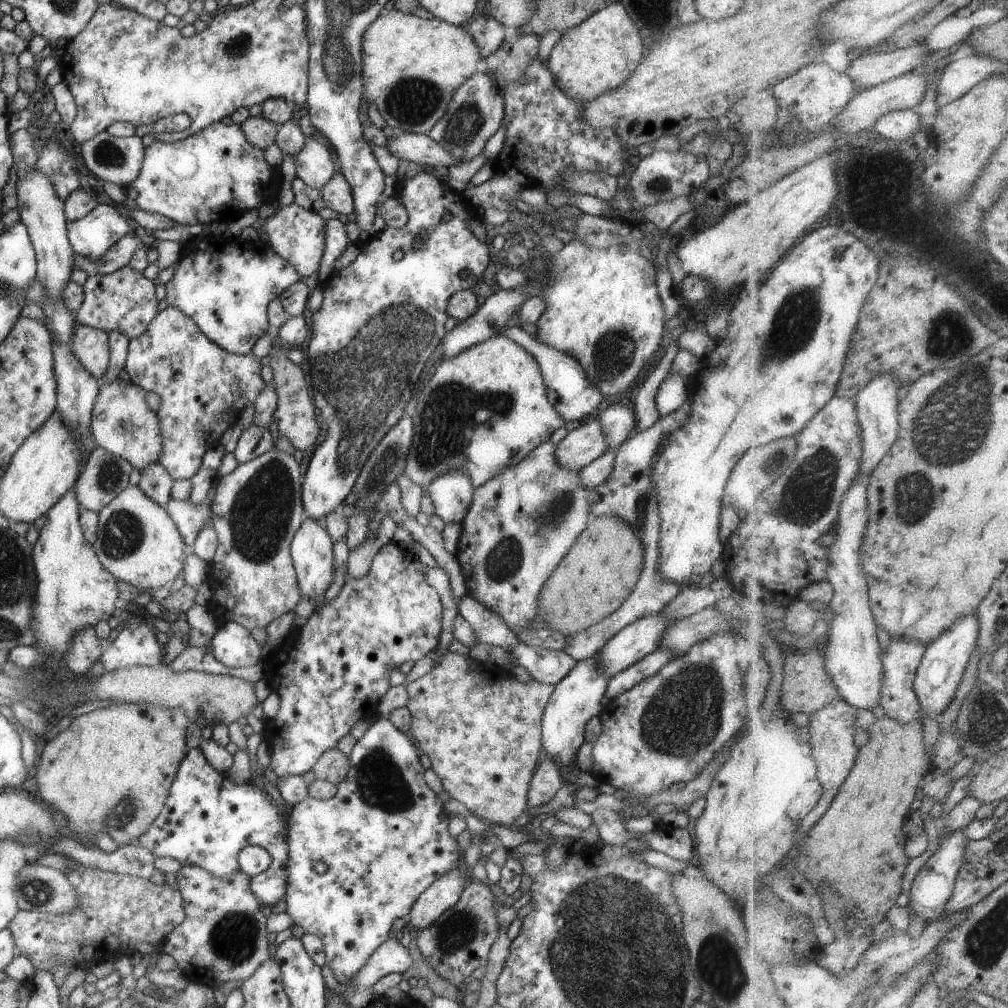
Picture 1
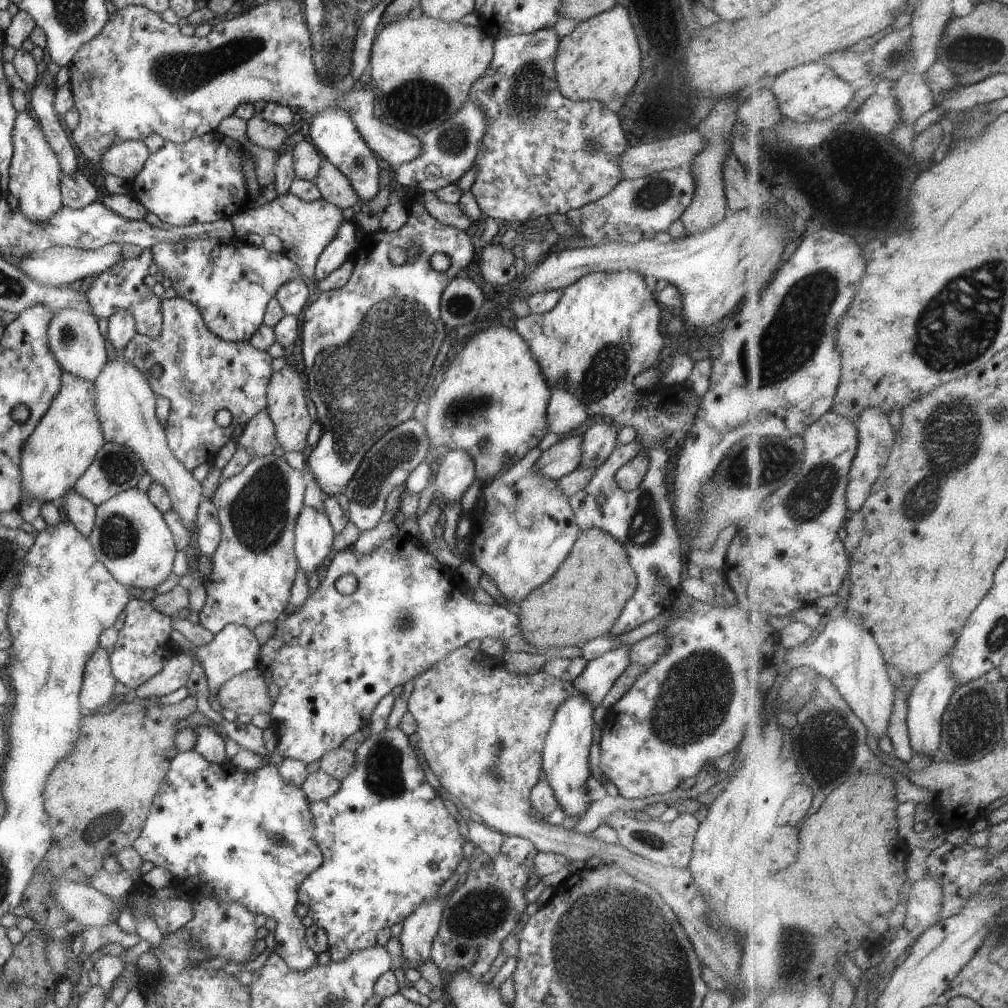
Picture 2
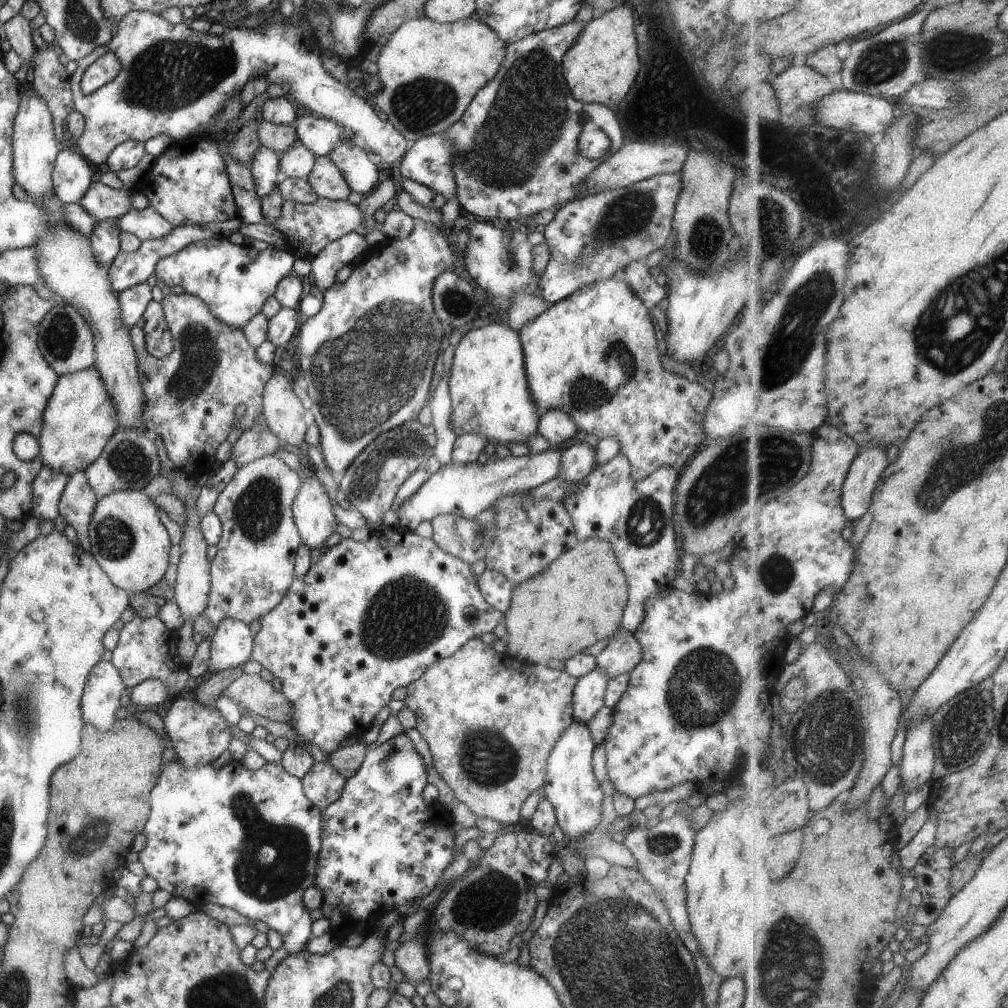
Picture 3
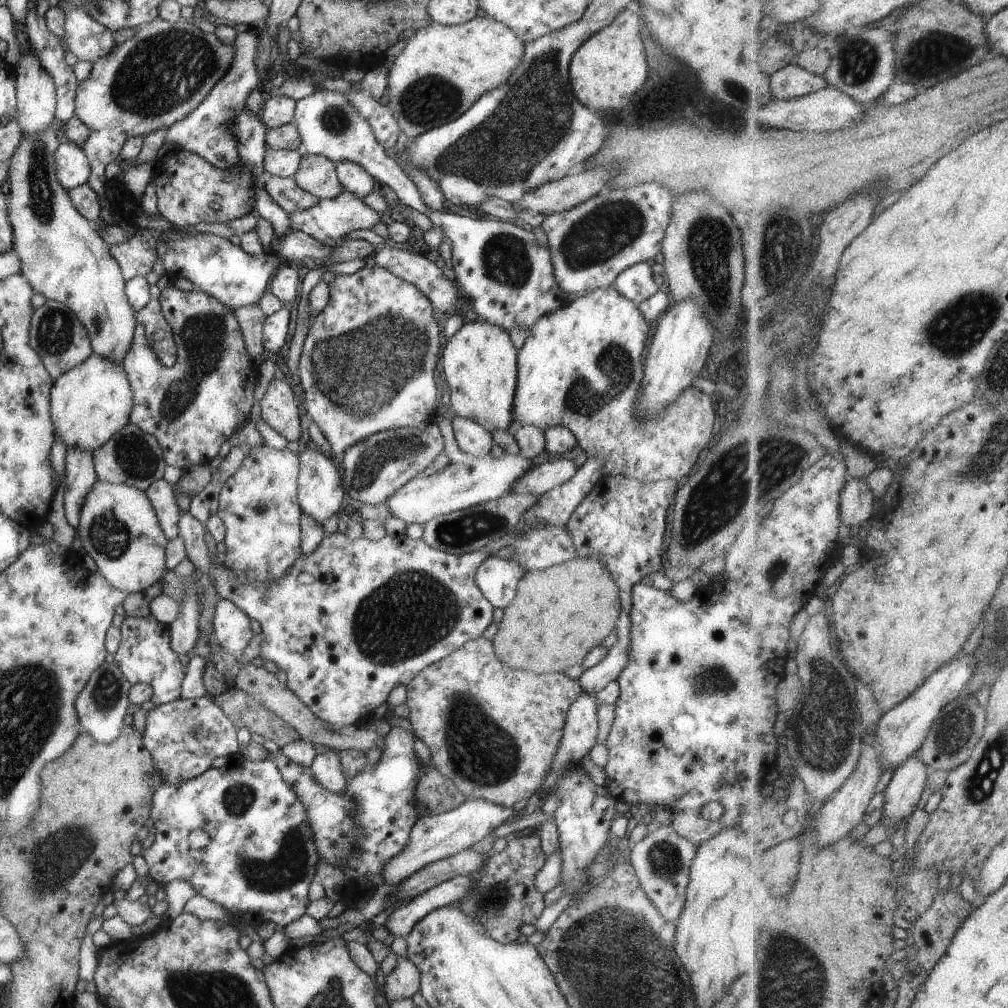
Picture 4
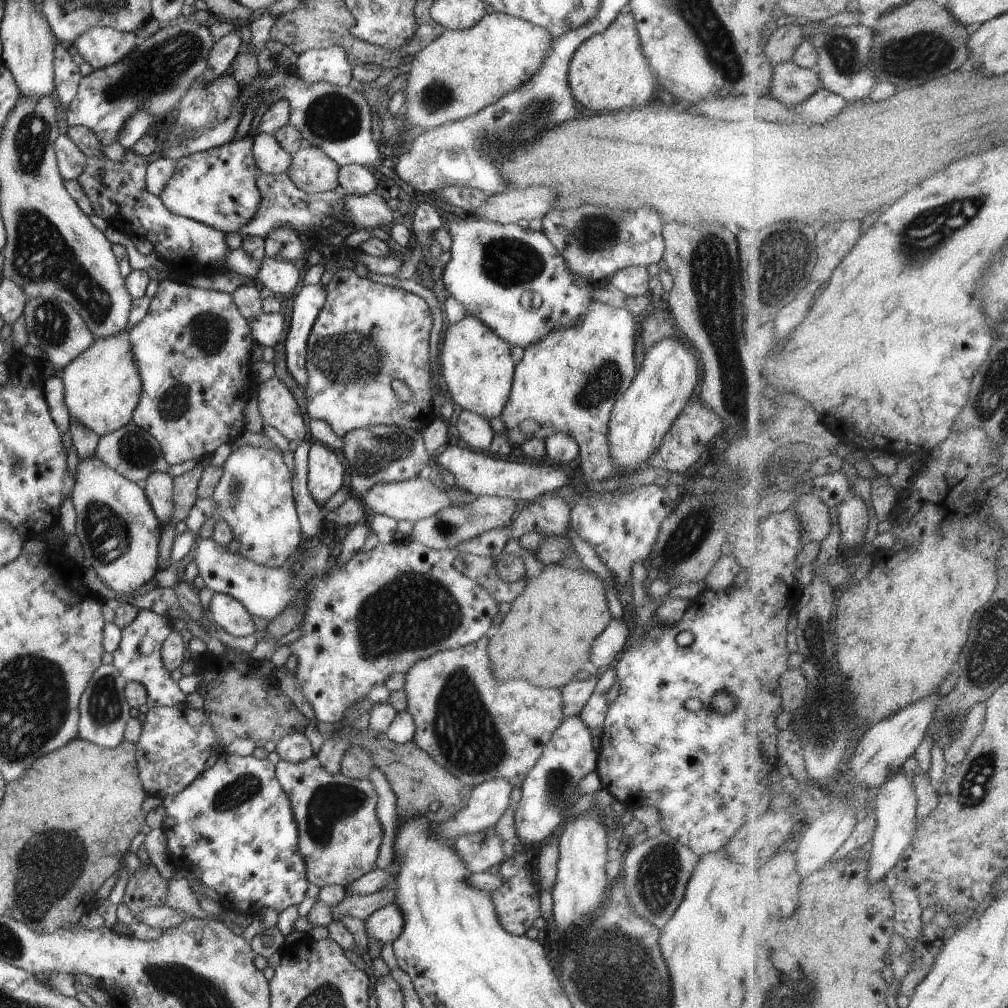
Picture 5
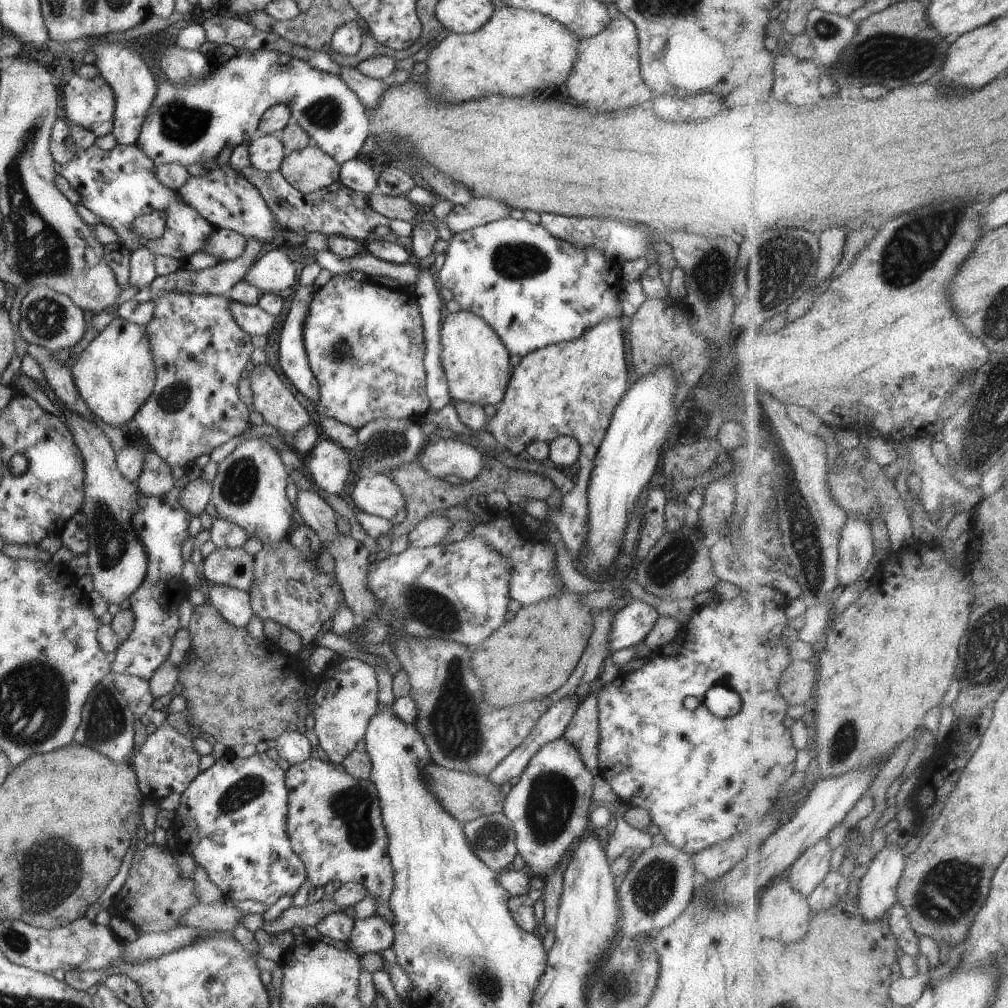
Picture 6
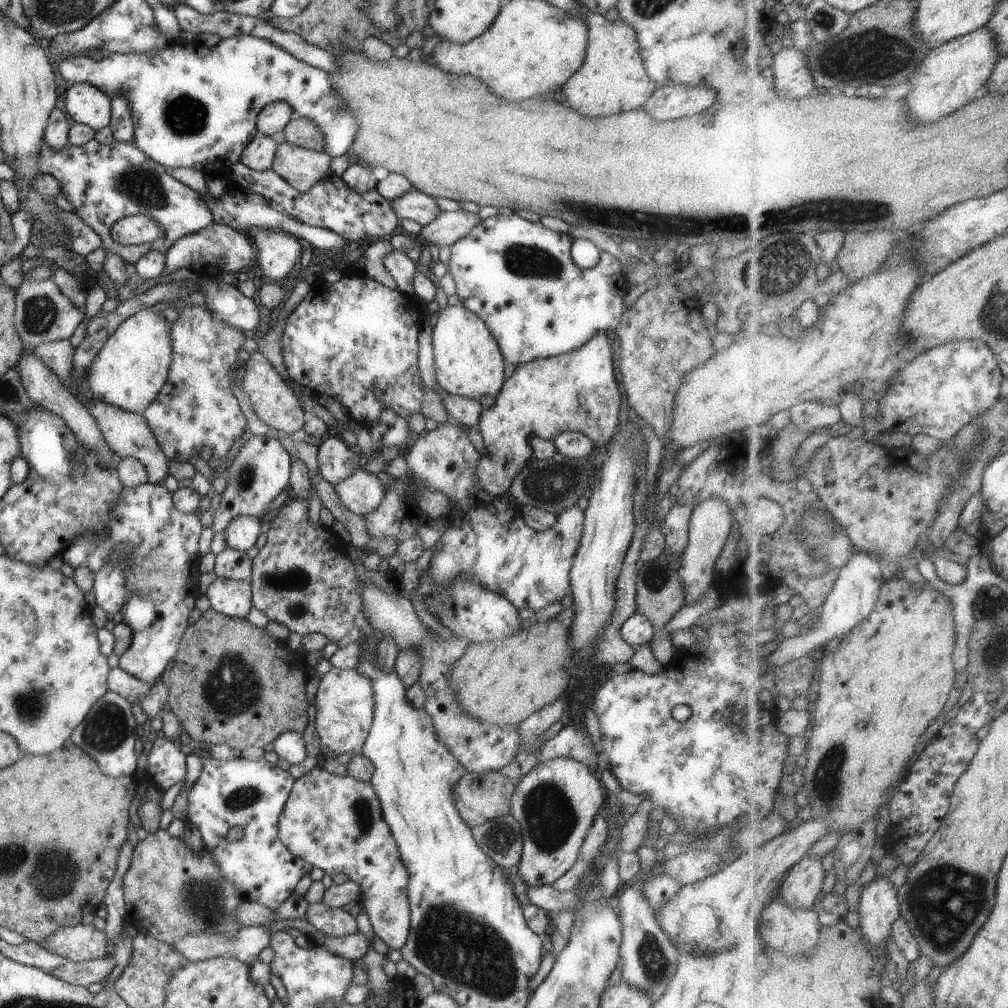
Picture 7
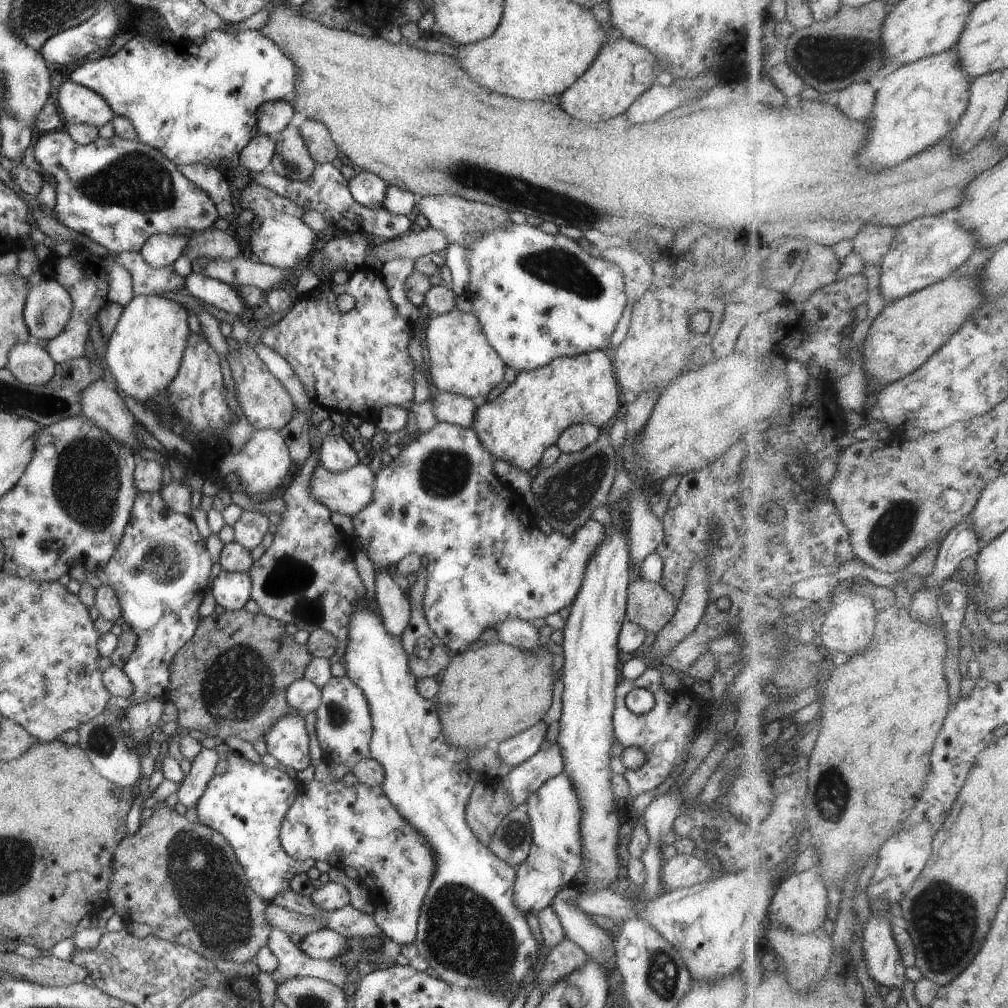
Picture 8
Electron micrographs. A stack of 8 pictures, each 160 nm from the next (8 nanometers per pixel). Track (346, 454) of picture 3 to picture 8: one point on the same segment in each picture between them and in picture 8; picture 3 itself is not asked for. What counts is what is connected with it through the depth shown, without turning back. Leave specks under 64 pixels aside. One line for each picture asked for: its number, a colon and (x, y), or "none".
4: (366, 365)
5: (365, 335)
6: (364, 342)
7: (346, 339)
8: (354, 363)

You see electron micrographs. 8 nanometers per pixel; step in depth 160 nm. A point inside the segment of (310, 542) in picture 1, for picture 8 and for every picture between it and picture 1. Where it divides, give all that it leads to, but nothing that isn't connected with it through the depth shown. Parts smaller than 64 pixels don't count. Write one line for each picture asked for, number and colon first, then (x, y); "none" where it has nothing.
2: (313, 536)
3: (313, 517)
4: (320, 494)
5: (326, 472)
6: (327, 464)
7: (335, 460)
8: (335, 455)

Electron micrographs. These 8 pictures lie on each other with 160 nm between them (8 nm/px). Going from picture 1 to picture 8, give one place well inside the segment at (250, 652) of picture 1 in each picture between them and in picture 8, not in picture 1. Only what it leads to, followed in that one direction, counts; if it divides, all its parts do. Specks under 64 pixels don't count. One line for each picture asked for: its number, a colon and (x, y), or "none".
2: (233, 649)
3: (231, 644)
4: (230, 625)
5: (230, 614)
6: (232, 605)
7: (232, 598)
8: (231, 590)

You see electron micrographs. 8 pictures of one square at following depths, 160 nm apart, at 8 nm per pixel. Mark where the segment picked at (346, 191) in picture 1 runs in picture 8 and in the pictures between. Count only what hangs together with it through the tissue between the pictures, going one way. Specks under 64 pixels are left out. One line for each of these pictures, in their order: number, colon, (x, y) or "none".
2: (333, 186)
3: (324, 178)
4: (316, 174)
5: (311, 170)
6: (306, 170)
7: (299, 167)
8: (290, 160)

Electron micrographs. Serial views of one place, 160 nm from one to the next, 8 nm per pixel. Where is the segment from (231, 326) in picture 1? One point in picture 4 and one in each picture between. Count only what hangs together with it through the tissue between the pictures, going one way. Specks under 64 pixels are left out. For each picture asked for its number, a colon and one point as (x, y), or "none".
2: (209, 273)
3: (232, 280)
4: (214, 265)

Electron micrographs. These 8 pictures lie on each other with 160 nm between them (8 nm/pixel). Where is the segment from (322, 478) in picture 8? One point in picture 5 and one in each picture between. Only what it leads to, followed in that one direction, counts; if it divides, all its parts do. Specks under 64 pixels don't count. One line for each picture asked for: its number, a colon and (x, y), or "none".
5: (415, 498)
6: (377, 495)
7: (360, 493)

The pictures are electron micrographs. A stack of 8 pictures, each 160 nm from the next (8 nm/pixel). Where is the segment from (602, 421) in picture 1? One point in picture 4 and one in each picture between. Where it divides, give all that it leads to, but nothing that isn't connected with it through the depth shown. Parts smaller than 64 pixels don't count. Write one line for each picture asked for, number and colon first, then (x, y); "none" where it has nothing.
2: (598, 441)
3: (576, 461)
4: (537, 479)

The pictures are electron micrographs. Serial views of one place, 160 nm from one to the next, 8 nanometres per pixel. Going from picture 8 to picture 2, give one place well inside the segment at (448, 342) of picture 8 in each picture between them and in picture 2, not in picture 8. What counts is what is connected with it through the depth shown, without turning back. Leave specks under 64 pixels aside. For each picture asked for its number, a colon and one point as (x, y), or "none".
2: (491, 398)
3: (487, 386)
4: (479, 362)
5: (475, 363)
6: (475, 363)
7: (467, 362)

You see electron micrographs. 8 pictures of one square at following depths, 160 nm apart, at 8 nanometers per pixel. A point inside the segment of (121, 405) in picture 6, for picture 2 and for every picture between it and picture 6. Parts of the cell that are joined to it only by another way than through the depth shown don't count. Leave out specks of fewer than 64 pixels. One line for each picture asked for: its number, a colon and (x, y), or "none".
2: (63, 443)
3: (79, 417)
4: (88, 403)
5: (101, 385)

